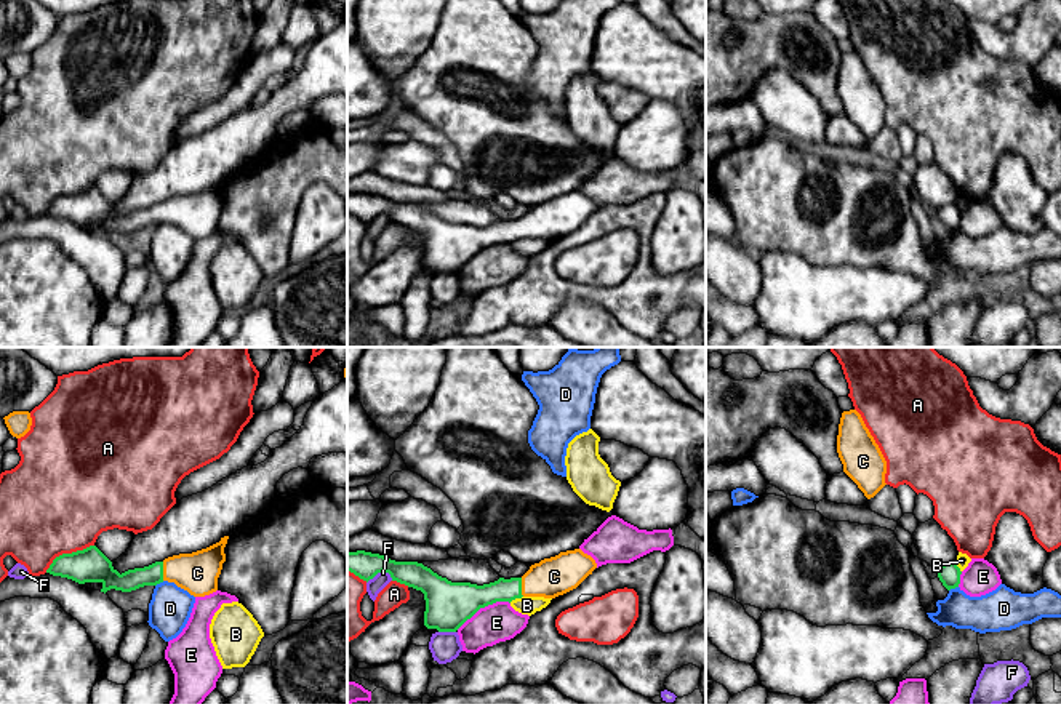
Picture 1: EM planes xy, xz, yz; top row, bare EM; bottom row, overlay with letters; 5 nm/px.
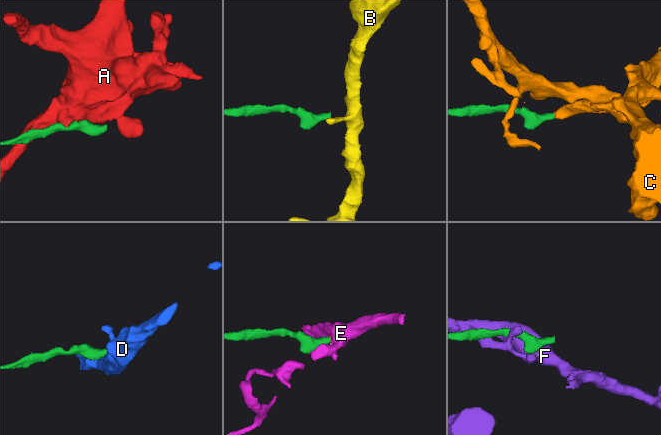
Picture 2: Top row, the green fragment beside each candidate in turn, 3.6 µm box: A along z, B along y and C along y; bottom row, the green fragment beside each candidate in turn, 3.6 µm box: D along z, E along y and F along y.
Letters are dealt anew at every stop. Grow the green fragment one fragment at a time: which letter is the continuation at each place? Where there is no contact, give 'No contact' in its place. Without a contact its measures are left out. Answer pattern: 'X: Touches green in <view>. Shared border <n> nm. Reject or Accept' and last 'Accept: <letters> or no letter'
A: Touches green in xy. Shared border 280 nm. Reject
B: Touches green in xz. Shared border 80 nm. Reject
C: Touches green in xy. Shared border 100 nm. Accept
D: Touches green in yz. Shared border 50 nm. Reject
E: Touches green in xz. Shared border 300 nm. Reject
F: Touches green in xz. Shared border 140 nm. Reject
Accept: C

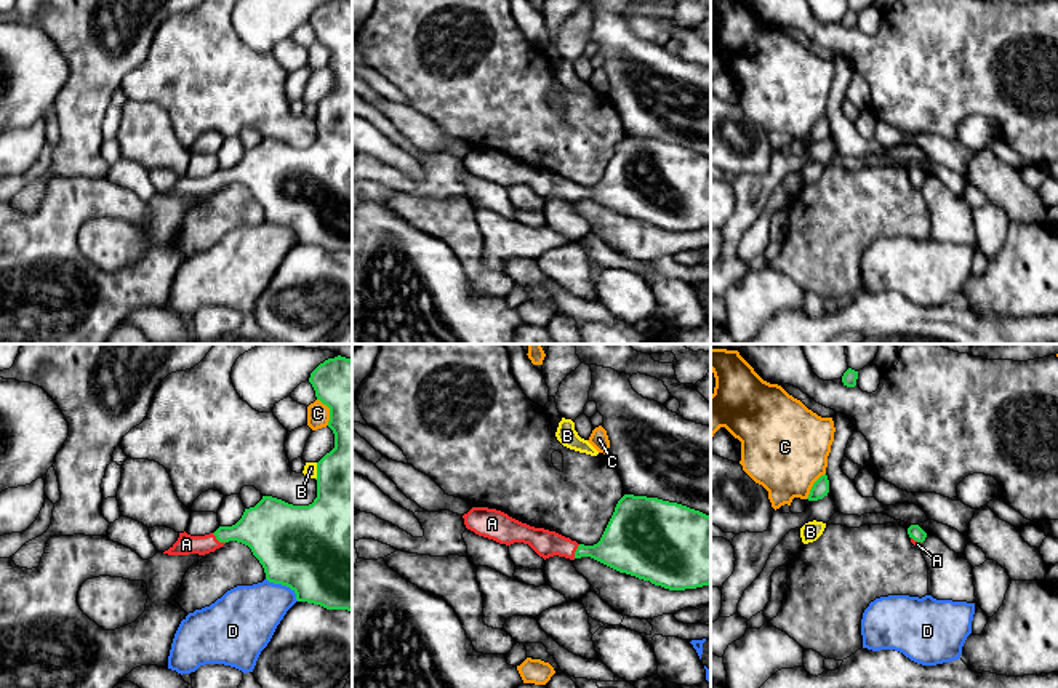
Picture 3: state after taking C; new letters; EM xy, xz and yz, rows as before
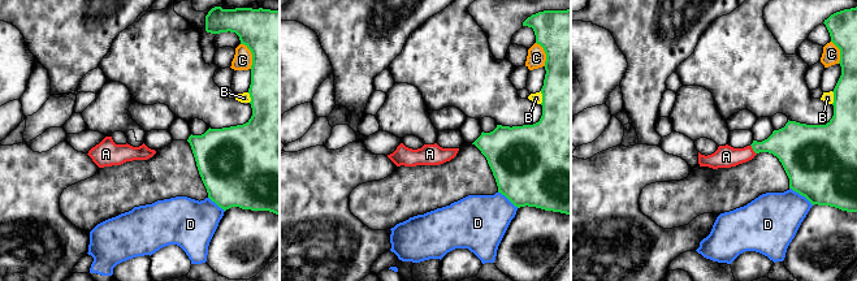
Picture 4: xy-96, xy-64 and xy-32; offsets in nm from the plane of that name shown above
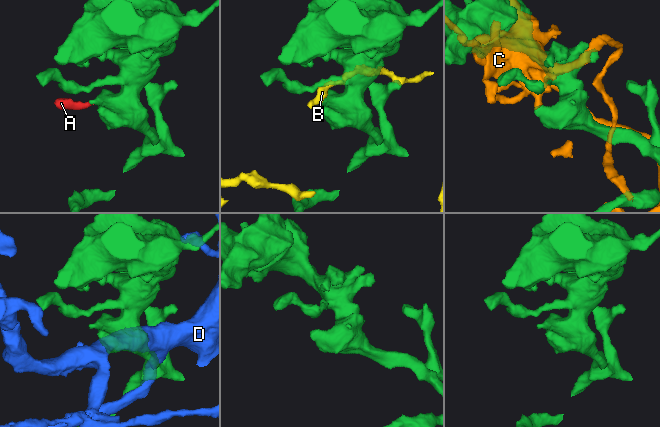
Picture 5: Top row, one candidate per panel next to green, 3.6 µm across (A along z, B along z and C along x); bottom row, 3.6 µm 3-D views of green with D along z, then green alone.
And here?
A: Touches green in xy. Shared border 90 nm. Accept
B: Touches green in xy. Shared border 90 nm. Reject
C: Touches green in xy. Shared border 150 nm. Reject
D: Touches green in xy. Shared border 200 nm. Reject
Accept: A

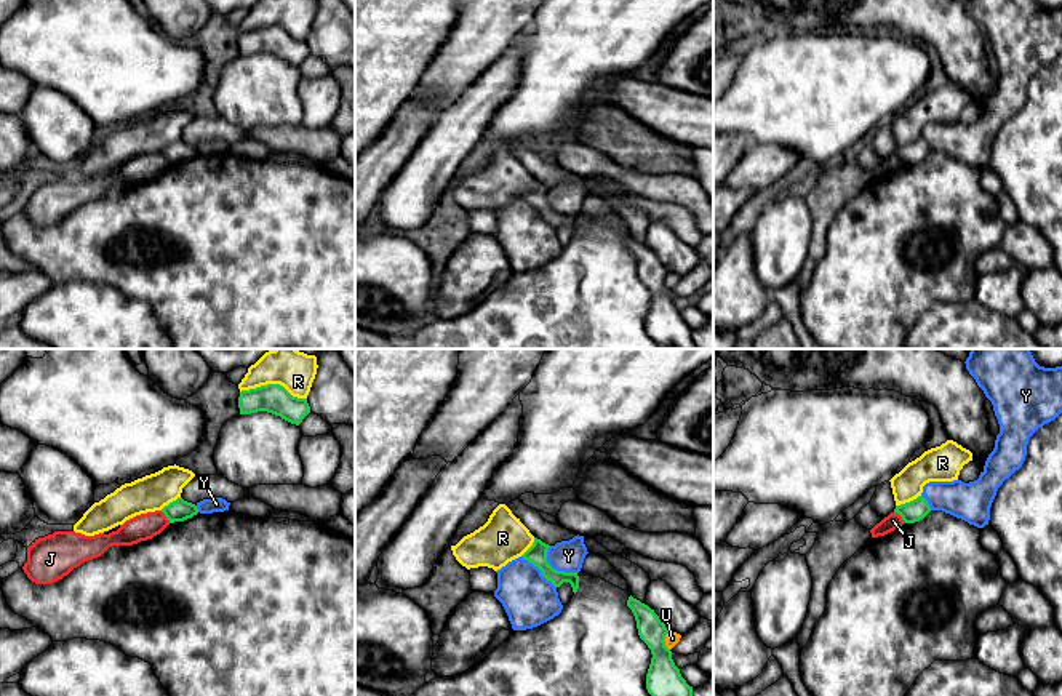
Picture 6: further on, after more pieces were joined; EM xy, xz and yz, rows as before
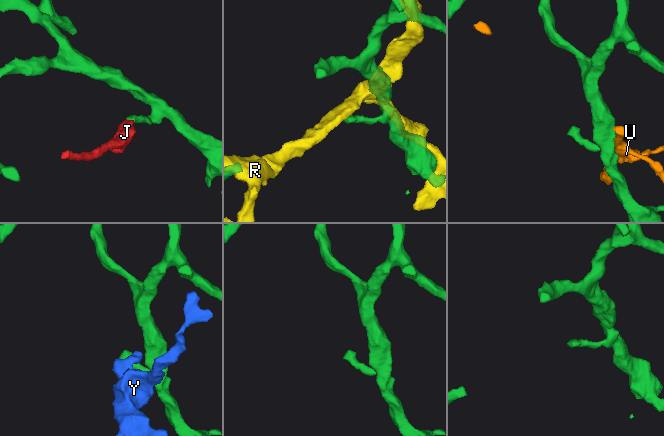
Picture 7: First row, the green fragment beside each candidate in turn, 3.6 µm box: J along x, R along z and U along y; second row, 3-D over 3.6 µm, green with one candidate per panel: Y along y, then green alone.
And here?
J: Touches green in yz. Shared border 90 nm. Reject
R: Touches green in xy. Shared border 340 nm. Reject
U: Touches green in xz. Shared border 100 nm. Reject
Y: Touches green in xz. Shared border 200 nm. Reject
Accept: no letter

